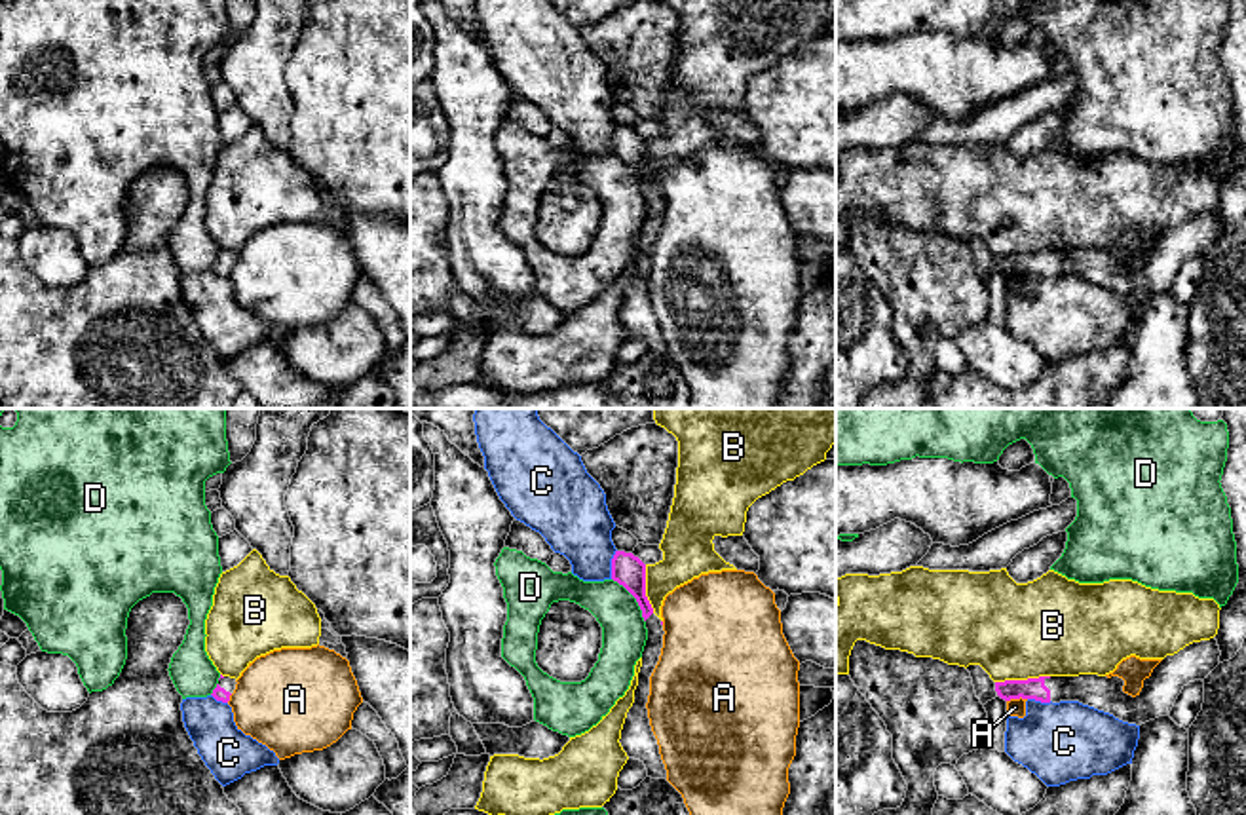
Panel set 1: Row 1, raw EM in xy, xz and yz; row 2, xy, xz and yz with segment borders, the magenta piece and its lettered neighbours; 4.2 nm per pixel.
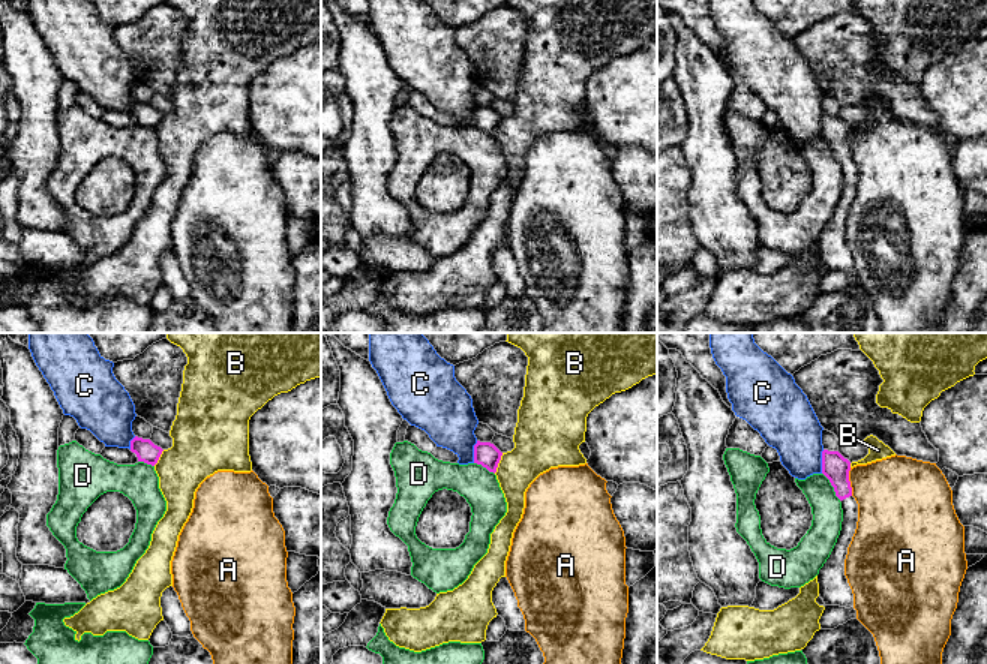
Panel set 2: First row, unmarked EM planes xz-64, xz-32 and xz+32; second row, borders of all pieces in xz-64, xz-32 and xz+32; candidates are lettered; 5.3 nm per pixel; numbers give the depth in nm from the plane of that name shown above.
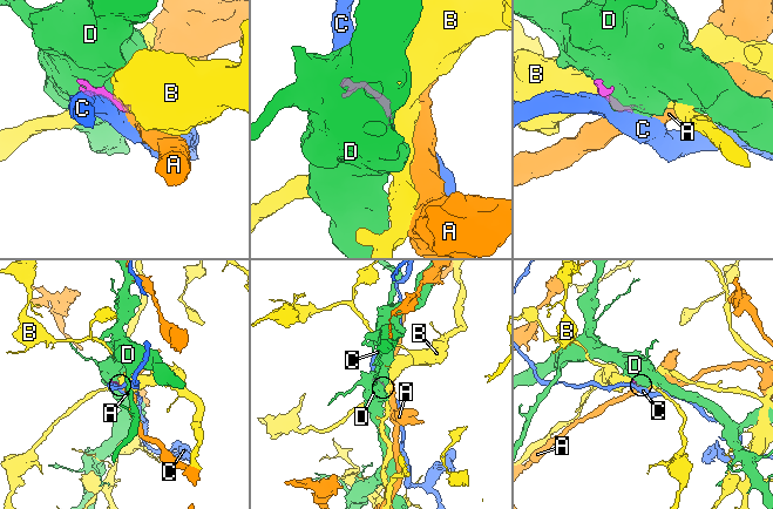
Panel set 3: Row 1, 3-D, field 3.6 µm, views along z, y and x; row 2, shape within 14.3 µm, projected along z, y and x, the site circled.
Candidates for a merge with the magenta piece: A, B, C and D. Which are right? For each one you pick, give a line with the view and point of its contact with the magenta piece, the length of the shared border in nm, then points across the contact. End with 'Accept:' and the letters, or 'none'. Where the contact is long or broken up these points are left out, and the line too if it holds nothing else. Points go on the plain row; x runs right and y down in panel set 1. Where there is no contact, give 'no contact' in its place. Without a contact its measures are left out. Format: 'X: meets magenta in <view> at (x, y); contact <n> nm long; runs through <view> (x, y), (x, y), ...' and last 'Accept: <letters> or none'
Accept: none

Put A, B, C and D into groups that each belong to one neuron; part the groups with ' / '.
A / B / C / D

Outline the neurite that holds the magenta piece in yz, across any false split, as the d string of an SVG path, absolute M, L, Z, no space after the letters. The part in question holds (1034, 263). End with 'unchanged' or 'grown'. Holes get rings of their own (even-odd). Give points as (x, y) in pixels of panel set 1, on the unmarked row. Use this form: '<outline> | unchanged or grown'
M1216 211L1185 220L1166 230L1143 255L1142 266L1132 272L1123 266L1119 251L1039 251L1028 255L995 256L1001 274L1035 274L1041 277L1079 275L1115 293L1142 300L1159 291L1170 289L1181 264L1195 255L1204 255L1219 239Z | grown

